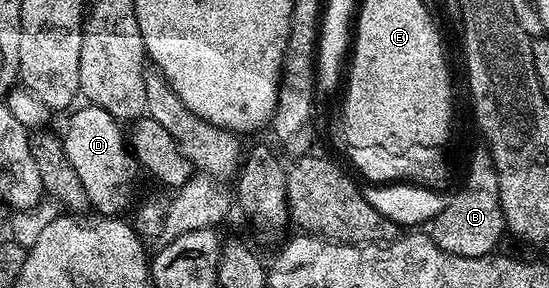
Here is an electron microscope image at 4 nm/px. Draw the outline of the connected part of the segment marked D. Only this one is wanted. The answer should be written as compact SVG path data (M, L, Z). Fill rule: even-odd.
M85 103L83 107L77 107L71 113L73 116L69 118L64 132L62 131L66 158L69 159L70 165L74 166L74 170L78 172L78 178L82 178L82 186L86 186L89 205L101 216L119 217L124 214L128 203L132 200L132 187L136 184L136 172L138 173L136 158L130 151L125 129L120 129L123 128L121 121L106 114L106 110L102 110L102 106Z

